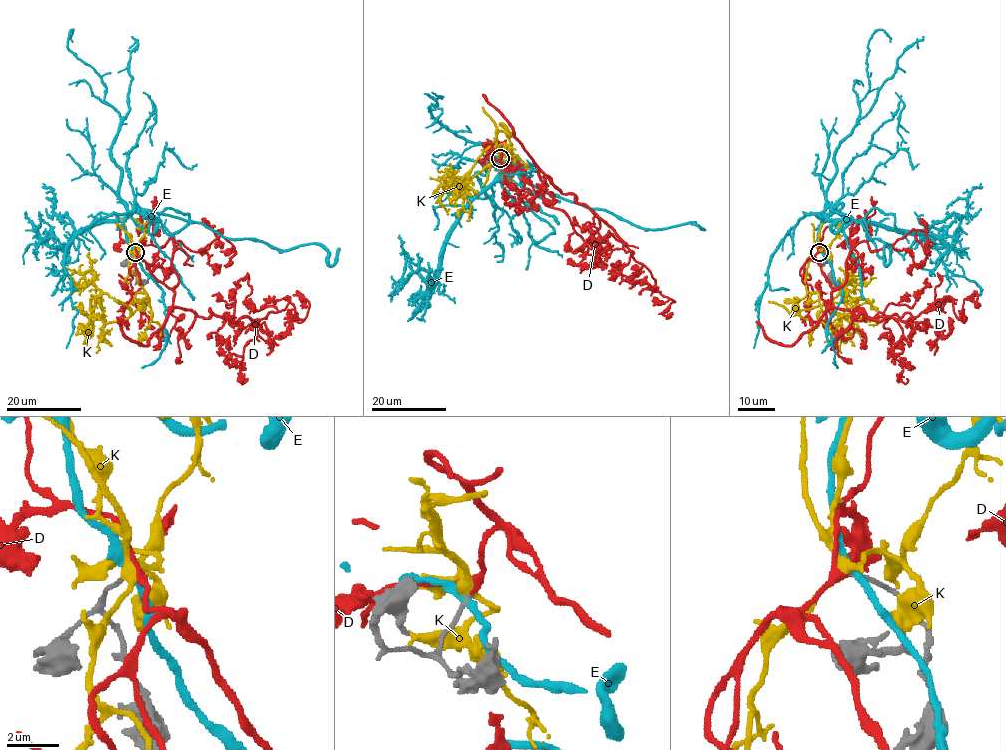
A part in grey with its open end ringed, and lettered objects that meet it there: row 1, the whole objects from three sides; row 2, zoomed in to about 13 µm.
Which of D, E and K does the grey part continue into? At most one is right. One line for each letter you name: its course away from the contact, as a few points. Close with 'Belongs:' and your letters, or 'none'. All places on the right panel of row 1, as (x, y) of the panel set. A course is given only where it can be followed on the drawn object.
D: it runs (820, 252), (811, 257), (829, 306), (855, 318), (908, 321), (950, 297), (959, 319), (975, 293), (975, 308)
Belongs: D

